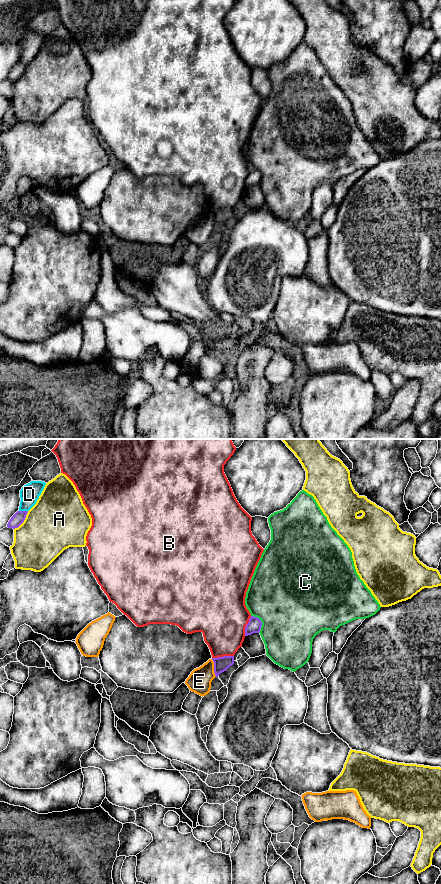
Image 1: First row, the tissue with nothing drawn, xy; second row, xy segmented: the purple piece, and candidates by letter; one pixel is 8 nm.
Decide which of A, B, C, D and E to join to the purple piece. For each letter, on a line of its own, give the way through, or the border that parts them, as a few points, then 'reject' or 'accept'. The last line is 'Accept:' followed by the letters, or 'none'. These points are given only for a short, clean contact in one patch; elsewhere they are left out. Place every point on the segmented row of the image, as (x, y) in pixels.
A: reject
B: reject
C: reject
D: reject
E: border along xy (211, 659), (216, 676); reject
Accept: none

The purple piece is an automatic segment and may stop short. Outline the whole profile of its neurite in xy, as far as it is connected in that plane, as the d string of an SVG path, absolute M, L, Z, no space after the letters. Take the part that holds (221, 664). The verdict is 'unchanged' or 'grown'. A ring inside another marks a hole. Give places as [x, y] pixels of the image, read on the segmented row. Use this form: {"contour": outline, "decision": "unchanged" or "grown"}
{"contour": "M223 656L212 658L212 660L214 662L214 673L216 677L234 664L234 656Z", "decision": "unchanged"}

